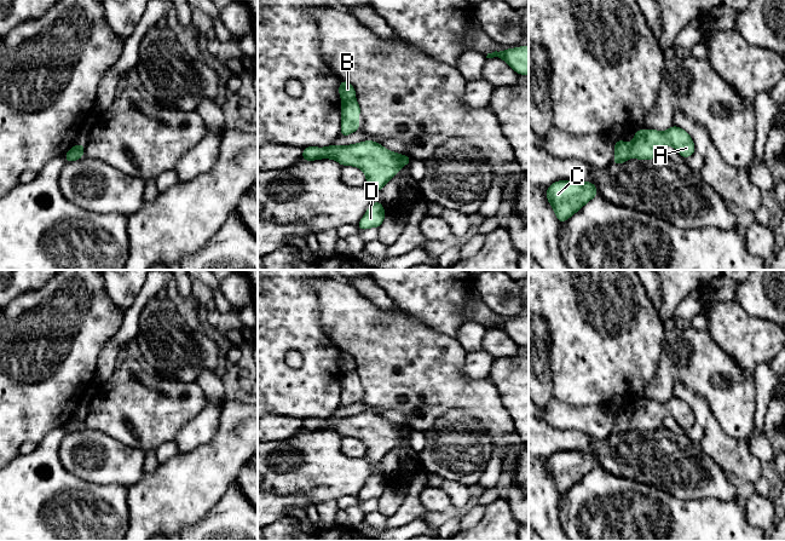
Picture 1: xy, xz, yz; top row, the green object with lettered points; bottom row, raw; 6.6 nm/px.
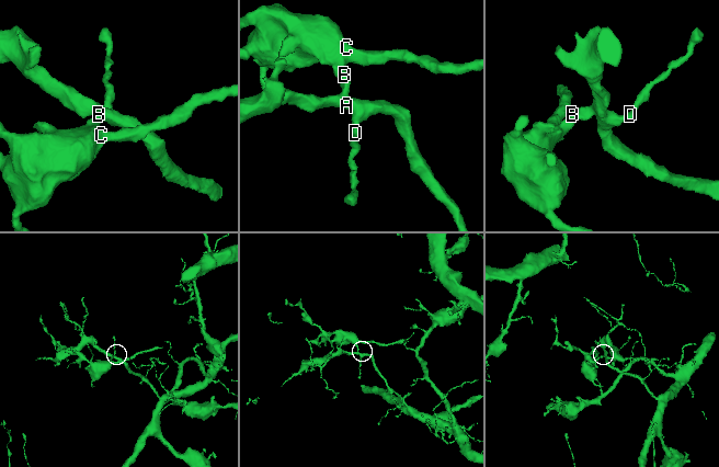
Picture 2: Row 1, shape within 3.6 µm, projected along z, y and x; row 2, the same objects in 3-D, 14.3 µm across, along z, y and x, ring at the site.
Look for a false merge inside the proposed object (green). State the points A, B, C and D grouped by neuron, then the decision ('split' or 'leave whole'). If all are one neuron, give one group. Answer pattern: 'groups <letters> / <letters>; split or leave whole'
groups A D / B C; split

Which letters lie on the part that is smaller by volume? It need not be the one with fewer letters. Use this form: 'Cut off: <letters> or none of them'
Cut off: B, C

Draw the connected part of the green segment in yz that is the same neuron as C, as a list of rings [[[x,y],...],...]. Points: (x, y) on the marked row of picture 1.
[[[558,180],[547,188],[547,201],[560,224],[598,195],[598,188],[583,180]]]

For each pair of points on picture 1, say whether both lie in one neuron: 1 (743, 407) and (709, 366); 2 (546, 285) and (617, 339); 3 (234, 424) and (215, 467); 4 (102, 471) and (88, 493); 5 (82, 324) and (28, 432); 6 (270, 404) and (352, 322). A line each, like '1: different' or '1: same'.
1: same
2: same
3: same
4: different
5: same
6: different

